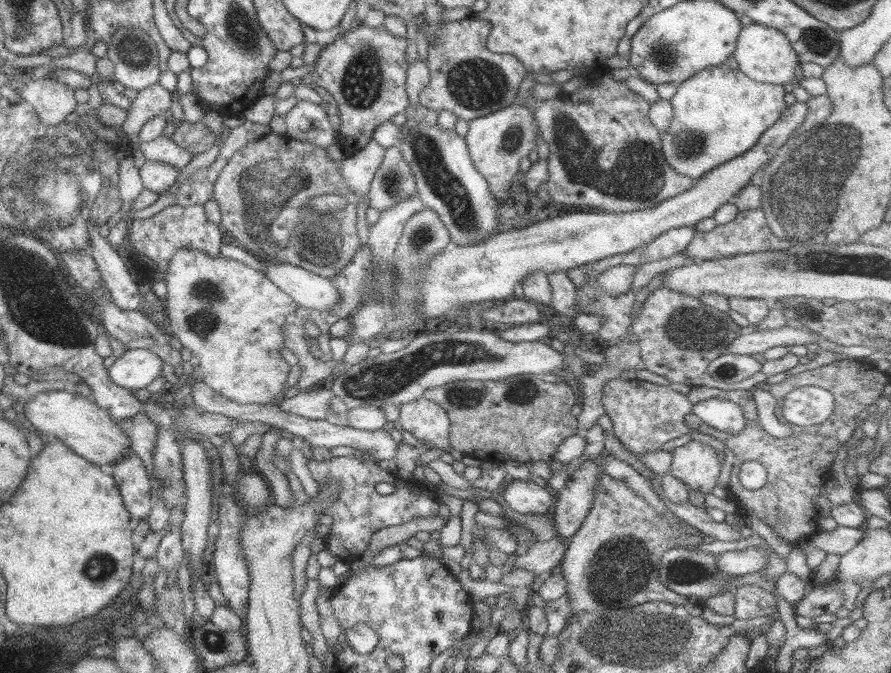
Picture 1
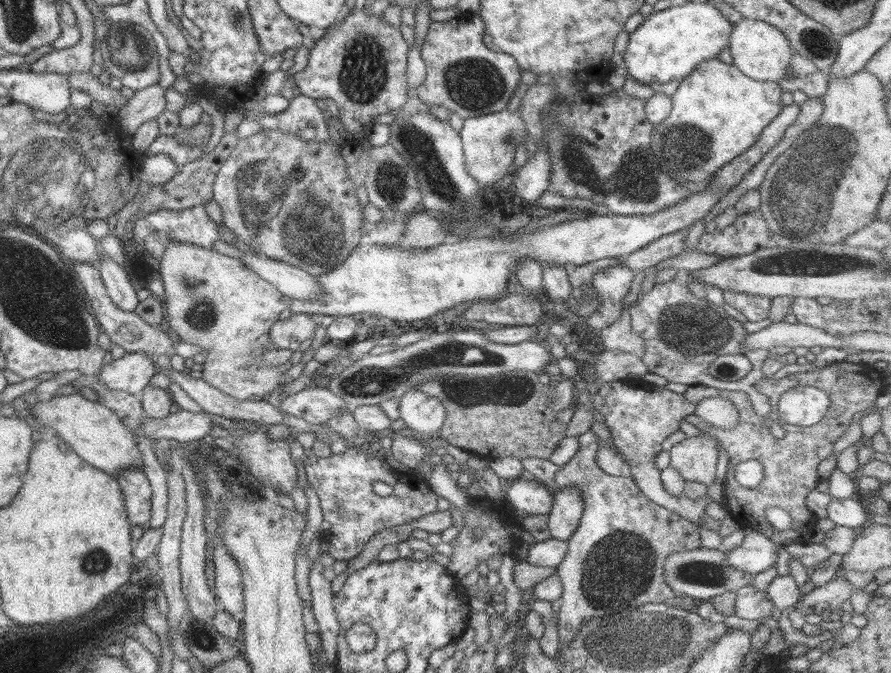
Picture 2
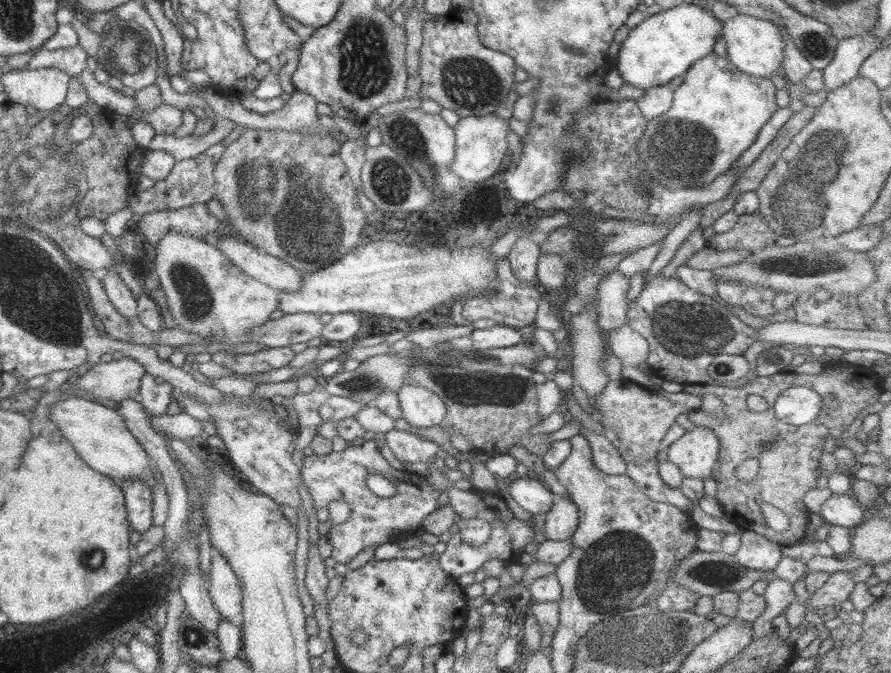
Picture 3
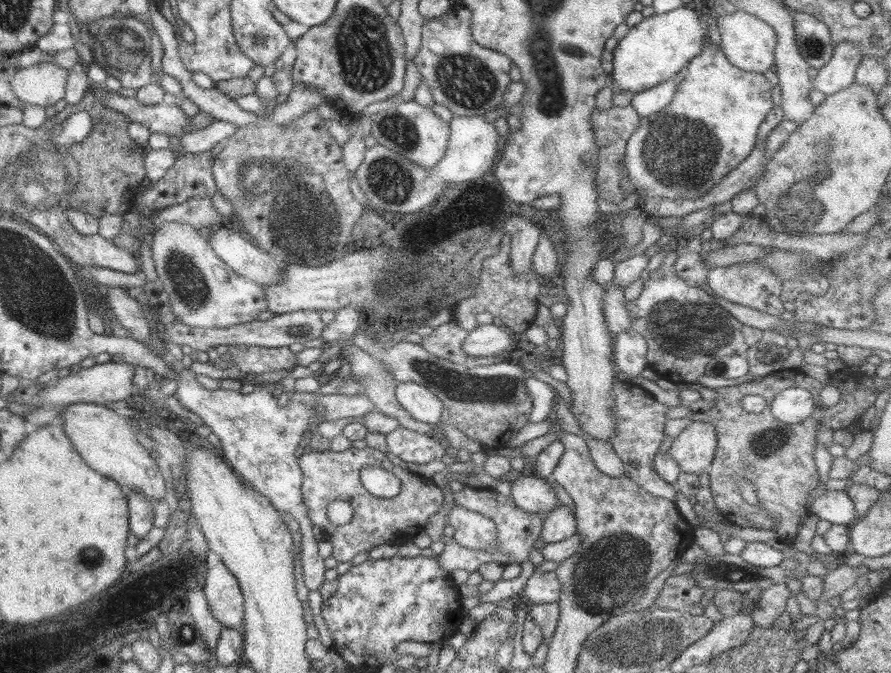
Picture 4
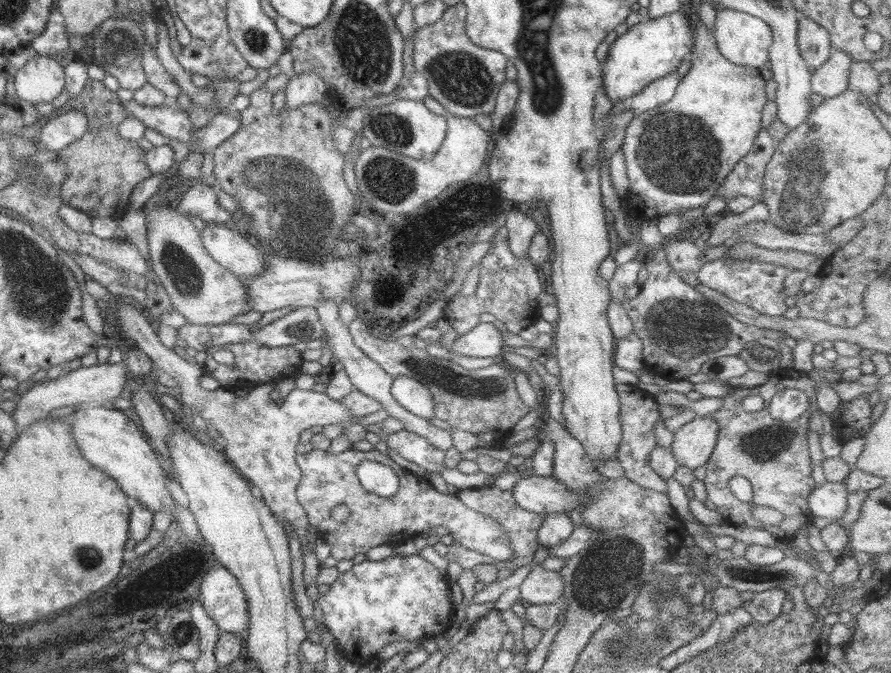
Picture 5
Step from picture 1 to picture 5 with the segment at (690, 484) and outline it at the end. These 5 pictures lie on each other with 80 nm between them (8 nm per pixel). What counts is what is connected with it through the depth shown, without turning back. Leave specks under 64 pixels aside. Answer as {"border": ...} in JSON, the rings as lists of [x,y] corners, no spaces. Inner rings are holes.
{"border":[[[697,416],[673,433],[670,450],[675,463],[693,471],[705,465],[717,439],[718,424],[710,417]]]}

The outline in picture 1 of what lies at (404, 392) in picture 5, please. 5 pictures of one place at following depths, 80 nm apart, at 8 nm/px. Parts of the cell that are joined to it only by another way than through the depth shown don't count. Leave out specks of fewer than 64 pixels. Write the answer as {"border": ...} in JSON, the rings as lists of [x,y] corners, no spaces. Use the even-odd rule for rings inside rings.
{"border":[[[425,397],[415,400],[415,402],[406,402],[398,408],[398,417],[396,418],[399,428],[405,432],[412,434],[415,439],[419,440],[423,445],[427,445],[429,449],[442,450],[443,453],[449,453],[449,435],[450,422],[443,407],[435,402],[427,400]]]}

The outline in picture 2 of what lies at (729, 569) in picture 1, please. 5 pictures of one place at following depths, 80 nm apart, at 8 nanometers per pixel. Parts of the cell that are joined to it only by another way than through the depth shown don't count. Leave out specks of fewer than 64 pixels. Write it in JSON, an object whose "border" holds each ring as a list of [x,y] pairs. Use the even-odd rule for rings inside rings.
{"border":[[[754,531],[745,533],[743,540],[732,551],[724,553],[724,561],[737,571],[743,571],[751,576],[763,574],[776,562],[776,544],[765,535]]]}

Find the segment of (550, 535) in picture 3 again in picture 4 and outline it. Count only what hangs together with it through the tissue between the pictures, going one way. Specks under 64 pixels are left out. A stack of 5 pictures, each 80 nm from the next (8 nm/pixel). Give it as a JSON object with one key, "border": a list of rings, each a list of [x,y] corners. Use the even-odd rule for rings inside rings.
{"border":[[[560,504],[543,514],[539,538],[544,544],[559,542],[576,533],[575,524],[573,512],[567,506]]]}

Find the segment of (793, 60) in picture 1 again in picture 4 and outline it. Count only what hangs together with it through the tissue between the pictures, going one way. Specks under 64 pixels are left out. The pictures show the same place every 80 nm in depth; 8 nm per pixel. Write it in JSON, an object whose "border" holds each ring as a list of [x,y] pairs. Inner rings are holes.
{"border":[[[737,10],[732,14],[716,16],[716,20],[720,37],[720,50],[729,64],[739,68],[739,70],[758,72],[762,75],[773,68],[773,49],[775,48],[776,38],[773,30],[765,22]]]}

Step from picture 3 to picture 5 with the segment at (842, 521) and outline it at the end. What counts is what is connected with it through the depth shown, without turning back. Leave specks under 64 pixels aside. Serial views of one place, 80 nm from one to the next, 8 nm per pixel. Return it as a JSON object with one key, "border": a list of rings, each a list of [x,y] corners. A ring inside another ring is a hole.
{"border":[[[843,482],[813,486],[806,501],[810,518],[827,518],[836,523],[847,509],[846,495]]]}

